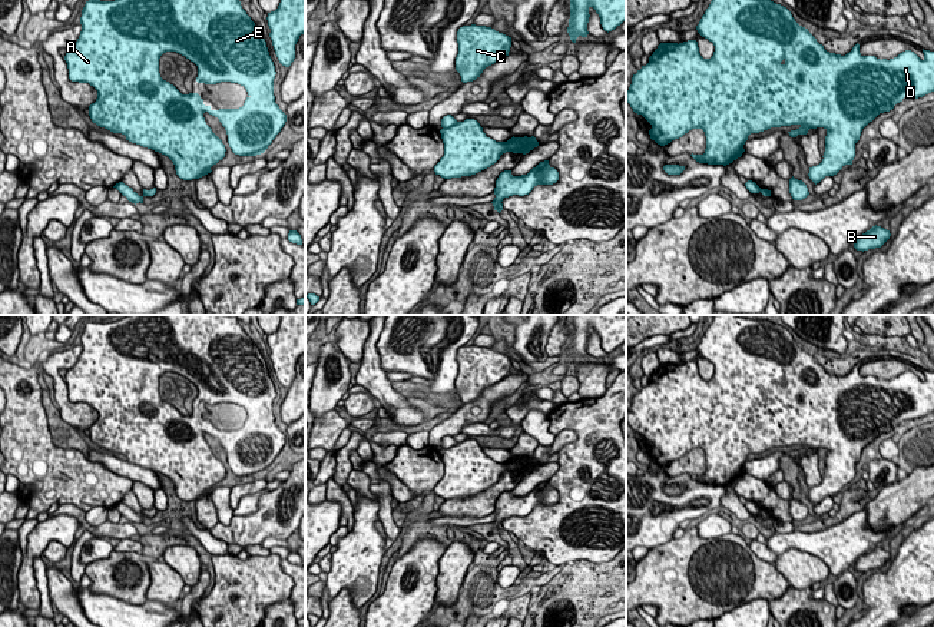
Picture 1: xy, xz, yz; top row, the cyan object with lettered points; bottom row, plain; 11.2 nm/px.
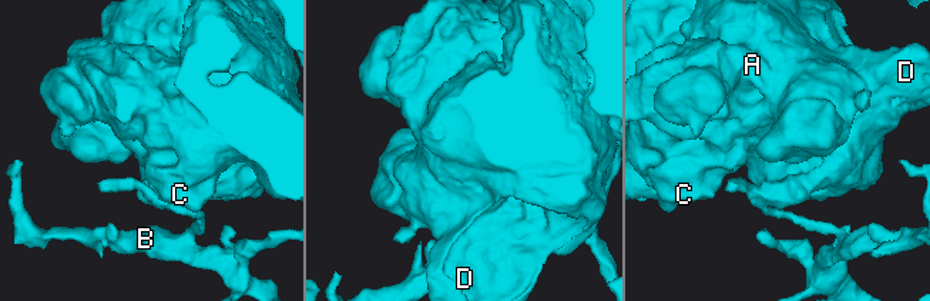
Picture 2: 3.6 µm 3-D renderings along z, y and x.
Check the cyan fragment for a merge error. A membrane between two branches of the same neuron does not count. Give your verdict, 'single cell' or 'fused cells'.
fused cells

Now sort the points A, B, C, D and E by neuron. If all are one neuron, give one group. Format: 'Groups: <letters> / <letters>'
Groups: A C D E / B

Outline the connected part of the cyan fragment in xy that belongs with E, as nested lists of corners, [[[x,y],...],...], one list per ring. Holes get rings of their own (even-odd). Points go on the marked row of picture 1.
[[[89,0],[82,10],[80,24],[80,36],[66,50],[64,60],[72,82],[89,83],[97,90],[96,102],[89,106],[92,122],[113,133],[125,135],[132,143],[168,156],[175,165],[176,175],[183,180],[211,173],[211,167],[225,157],[225,145],[206,125],[205,112],[219,119],[226,130],[229,147],[239,156],[264,153],[287,122],[287,115],[275,103],[276,72],[266,42],[239,0]],[[166,52],[176,52],[193,62],[198,66],[198,83],[231,82],[244,86],[248,92],[244,106],[212,110],[203,104],[198,93],[182,94],[160,77],[159,59]]]

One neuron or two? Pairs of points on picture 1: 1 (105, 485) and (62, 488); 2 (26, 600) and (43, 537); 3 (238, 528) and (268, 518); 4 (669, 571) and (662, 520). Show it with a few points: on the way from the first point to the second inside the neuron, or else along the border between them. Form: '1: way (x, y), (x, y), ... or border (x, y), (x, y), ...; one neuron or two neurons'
1: way (95, 485), (72, 485); one neuron
2: way (27, 584), (27, 559), (32, 553); one neuron
3: way (245, 528), (254, 528), (261, 524); one neuron
4: border (672, 537), (649, 550); two neurons

